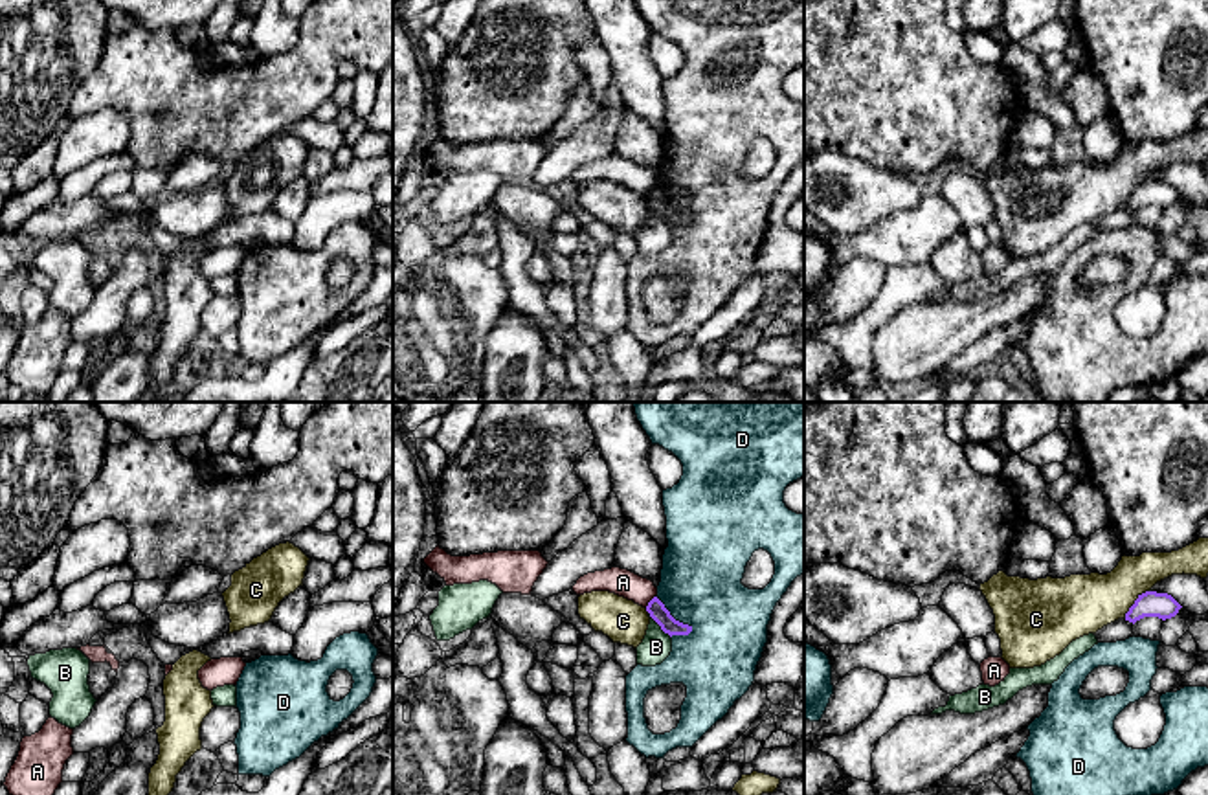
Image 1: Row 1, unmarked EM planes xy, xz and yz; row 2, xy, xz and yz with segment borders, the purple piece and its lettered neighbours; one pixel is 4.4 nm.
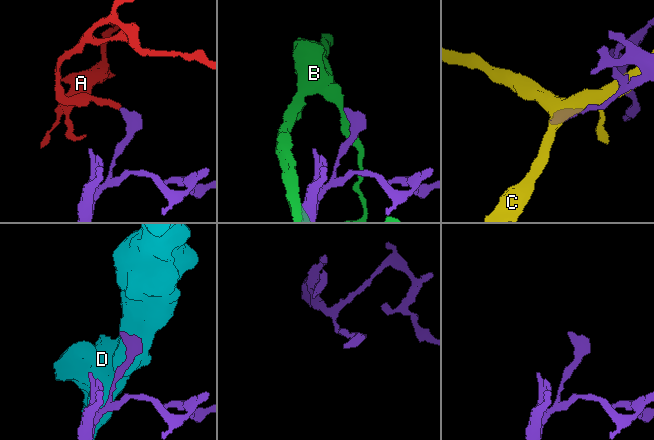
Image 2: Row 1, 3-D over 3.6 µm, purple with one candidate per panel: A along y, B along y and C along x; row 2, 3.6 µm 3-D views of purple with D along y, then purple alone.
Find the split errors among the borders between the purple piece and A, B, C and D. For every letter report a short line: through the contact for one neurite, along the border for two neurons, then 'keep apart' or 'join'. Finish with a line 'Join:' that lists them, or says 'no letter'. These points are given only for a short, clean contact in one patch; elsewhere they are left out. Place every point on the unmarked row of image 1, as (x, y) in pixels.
A: line xz (654, 184), (645, 195); keep apart
B: keep apart
C: keep apart
D: keep apart
Join: no letter

